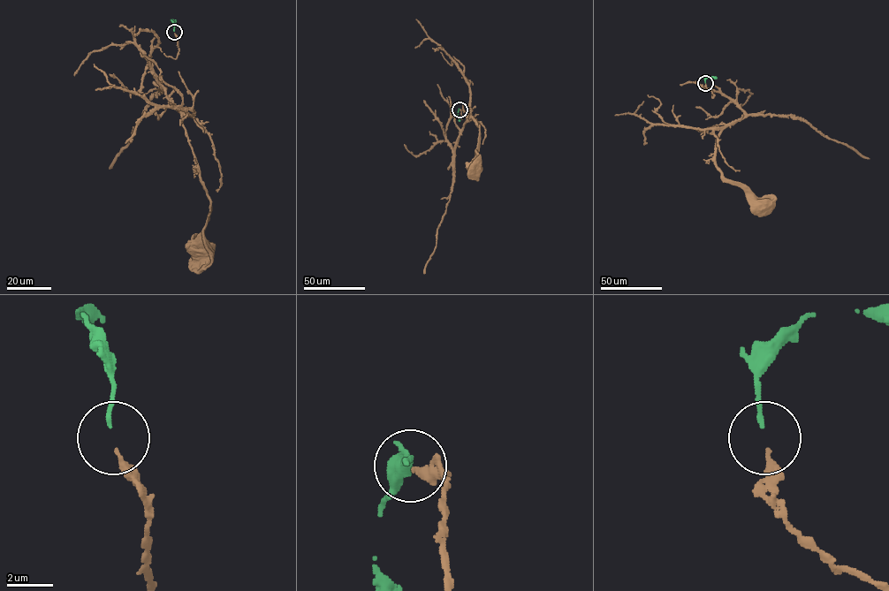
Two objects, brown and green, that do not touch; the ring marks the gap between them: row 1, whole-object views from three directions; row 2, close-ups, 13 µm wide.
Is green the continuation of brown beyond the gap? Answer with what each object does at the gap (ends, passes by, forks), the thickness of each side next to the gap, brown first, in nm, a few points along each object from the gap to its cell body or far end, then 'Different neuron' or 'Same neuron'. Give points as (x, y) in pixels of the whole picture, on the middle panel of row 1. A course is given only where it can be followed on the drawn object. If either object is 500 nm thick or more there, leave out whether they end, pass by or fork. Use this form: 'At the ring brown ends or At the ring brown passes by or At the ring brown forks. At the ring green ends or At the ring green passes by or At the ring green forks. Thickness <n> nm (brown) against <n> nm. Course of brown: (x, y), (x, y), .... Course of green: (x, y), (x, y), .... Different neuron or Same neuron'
At the ring brown ends. At the ring green ends. Thickness 200 nm (brown) against 190 nm. Course of brown: (459, 109), (462, 117), (450, 118), (445, 140), (454, 147), (463, 125), (473, 119), (476, 123), (475, 170). Course of green: (459, 109), (459, 121). Same neuron

